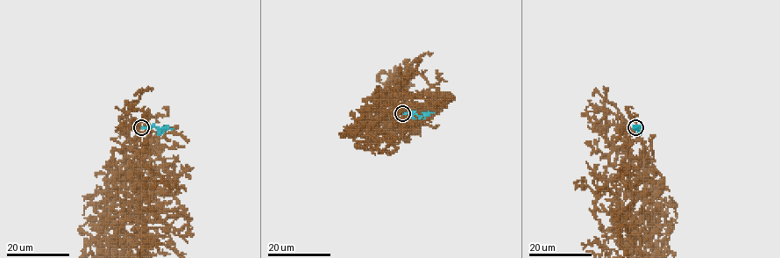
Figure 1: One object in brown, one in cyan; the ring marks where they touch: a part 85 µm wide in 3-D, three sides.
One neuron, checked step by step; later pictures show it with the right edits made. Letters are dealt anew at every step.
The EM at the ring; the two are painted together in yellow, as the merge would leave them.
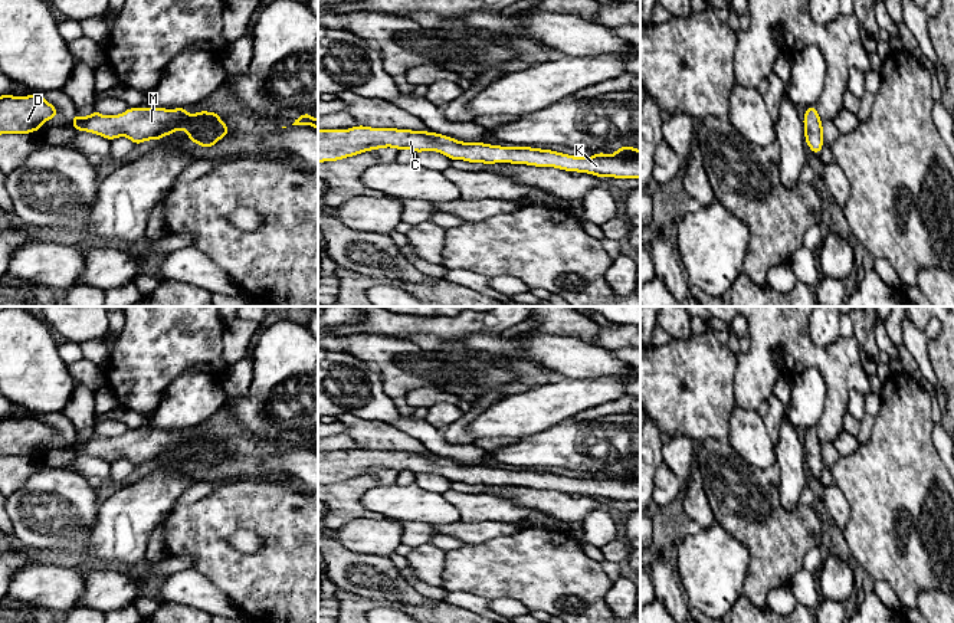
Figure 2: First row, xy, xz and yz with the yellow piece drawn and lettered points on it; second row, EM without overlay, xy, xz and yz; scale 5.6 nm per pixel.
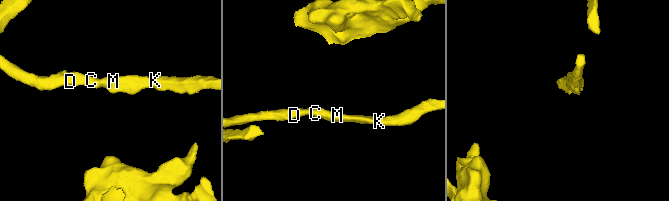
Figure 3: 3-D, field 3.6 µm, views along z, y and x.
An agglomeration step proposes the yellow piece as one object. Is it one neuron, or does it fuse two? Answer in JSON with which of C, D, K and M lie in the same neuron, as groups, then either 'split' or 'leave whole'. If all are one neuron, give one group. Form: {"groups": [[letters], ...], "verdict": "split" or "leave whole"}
{"groups": [["C", "D", "K", "M"]], "verdict": "leave whole"}

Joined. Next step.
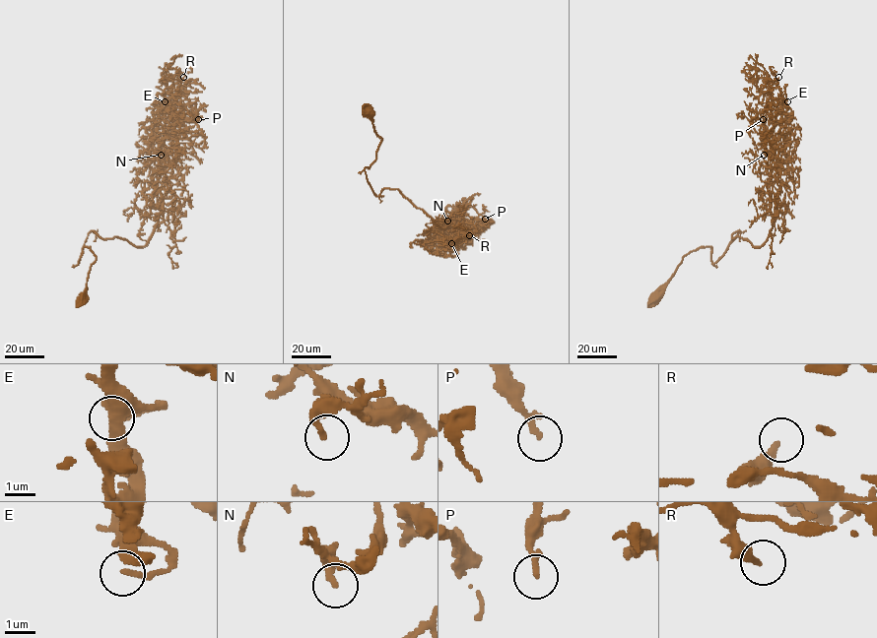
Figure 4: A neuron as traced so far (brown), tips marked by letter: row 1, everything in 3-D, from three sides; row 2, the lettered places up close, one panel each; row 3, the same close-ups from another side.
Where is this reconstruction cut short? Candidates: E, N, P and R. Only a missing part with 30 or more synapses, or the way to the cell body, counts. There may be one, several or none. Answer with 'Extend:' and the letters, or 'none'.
Extend: E

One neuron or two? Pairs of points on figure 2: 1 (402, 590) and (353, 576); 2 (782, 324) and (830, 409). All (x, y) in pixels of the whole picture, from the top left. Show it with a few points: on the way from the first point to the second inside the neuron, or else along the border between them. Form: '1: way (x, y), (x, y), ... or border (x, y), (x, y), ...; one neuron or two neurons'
1: way (390, 587), (376, 577), (364, 576); one neuron
2: way (803, 346), (833, 376), (833, 387); one neuron

